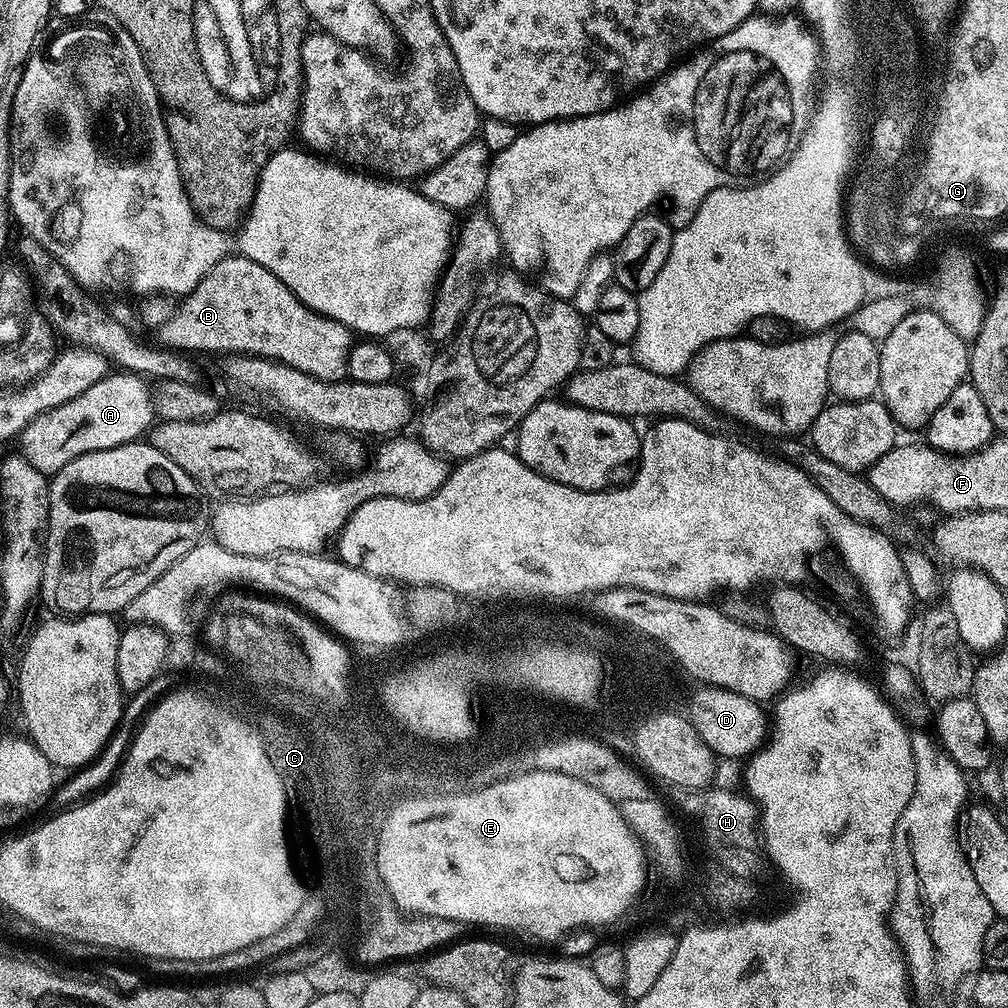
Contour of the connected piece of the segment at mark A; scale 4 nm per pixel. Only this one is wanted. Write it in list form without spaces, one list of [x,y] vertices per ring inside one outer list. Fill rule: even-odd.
[[[123,370],[113,371],[106,378],[94,382],[90,390],[83,394],[78,394],[78,398],[70,398],[70,402],[62,402],[62,406],[54,406],[38,418],[34,418],[26,427],[20,431],[18,437],[19,455],[34,466],[34,470],[45,474],[54,474],[66,466],[66,462],[74,462],[82,454],[90,454],[98,450],[110,450],[123,444],[130,444],[139,441],[151,429],[154,423],[154,413],[152,410],[152,395],[149,387],[141,377]]]

